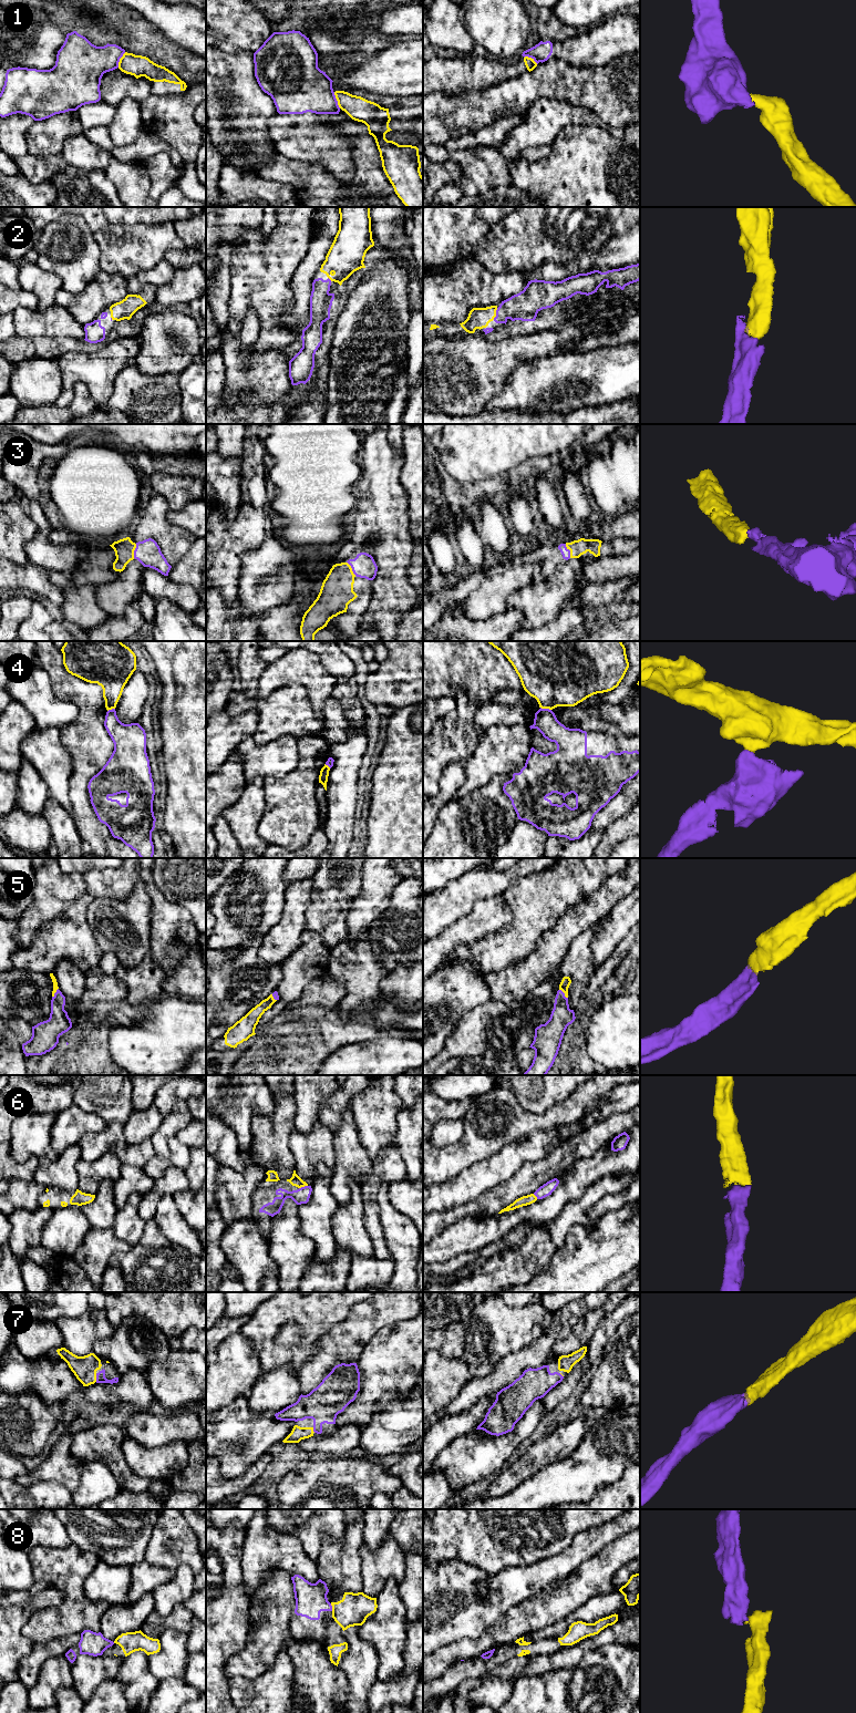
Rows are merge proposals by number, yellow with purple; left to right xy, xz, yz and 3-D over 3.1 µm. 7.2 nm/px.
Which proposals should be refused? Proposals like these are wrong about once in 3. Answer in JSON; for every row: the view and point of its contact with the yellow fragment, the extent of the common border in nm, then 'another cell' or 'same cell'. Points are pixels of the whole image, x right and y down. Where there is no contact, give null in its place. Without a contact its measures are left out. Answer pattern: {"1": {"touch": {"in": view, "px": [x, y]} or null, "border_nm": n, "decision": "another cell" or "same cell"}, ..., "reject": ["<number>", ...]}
{"1": {"touch": {"in": "xz", "px": [337, 100]}, "border_nm": 130, "decision": "another cell"}, "2": {"touch": {"in": "yz", "px": [495, 313]}, "border_nm": 90, "decision": "same cell"}, "3": {"touch": {"in": "yz", "px": [569, 549]}, "border_nm": 110, "decision": "same cell"}, "4": {"touch": {"in": "yz", "px": [546, 708]}, "border_nm": 80, "decision": "another cell"}, "5": {"touch": {"in": "yz", "px": [564, 992]}, "border_nm": 90, "decision": "same cell"}, "6": {"touch": {"in": "xz", "px": [302, 1186]}, "border_nm": 70, "decision": "same cell"}, "7": {"touch": {"in": "xy", "px": [95, 1378]}, "border_nm": 60, "decision": "same cell"}, "8": {"touch": {"in": "xz", "px": [332, 1607]}, "border_nm": 60, "decision": "another cell"}, "reject": ["1", "4", "8"]}

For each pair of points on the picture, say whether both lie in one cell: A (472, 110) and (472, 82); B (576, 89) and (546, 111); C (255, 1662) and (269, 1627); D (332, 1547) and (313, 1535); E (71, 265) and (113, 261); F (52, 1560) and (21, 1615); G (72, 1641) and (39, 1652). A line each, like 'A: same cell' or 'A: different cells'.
A: different cells
B: different cells
C: same cell
D: different cells
E: different cells
F: different cells
G: same cell

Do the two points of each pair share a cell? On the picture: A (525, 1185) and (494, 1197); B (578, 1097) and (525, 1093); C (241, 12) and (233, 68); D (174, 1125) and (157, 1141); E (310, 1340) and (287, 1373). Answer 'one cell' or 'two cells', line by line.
A: one cell
B: two cells
C: two cells
D: one cell
E: two cells

